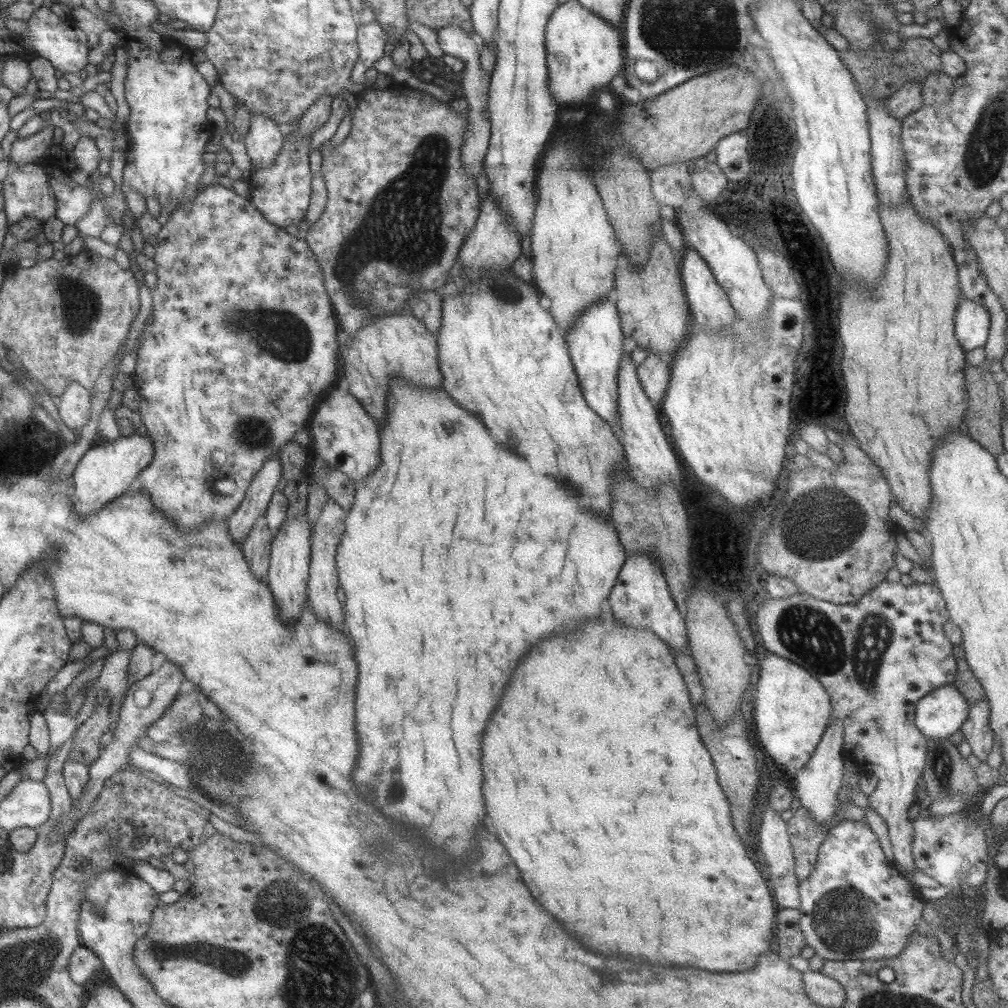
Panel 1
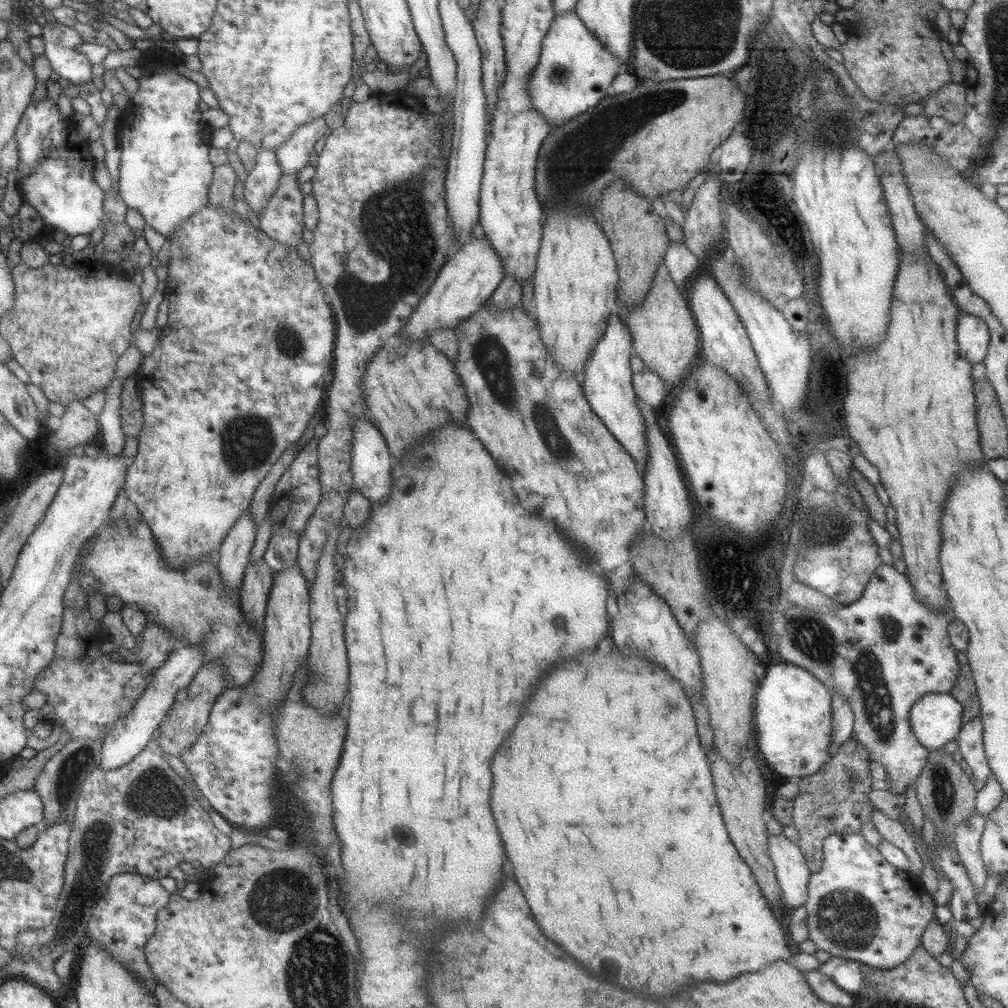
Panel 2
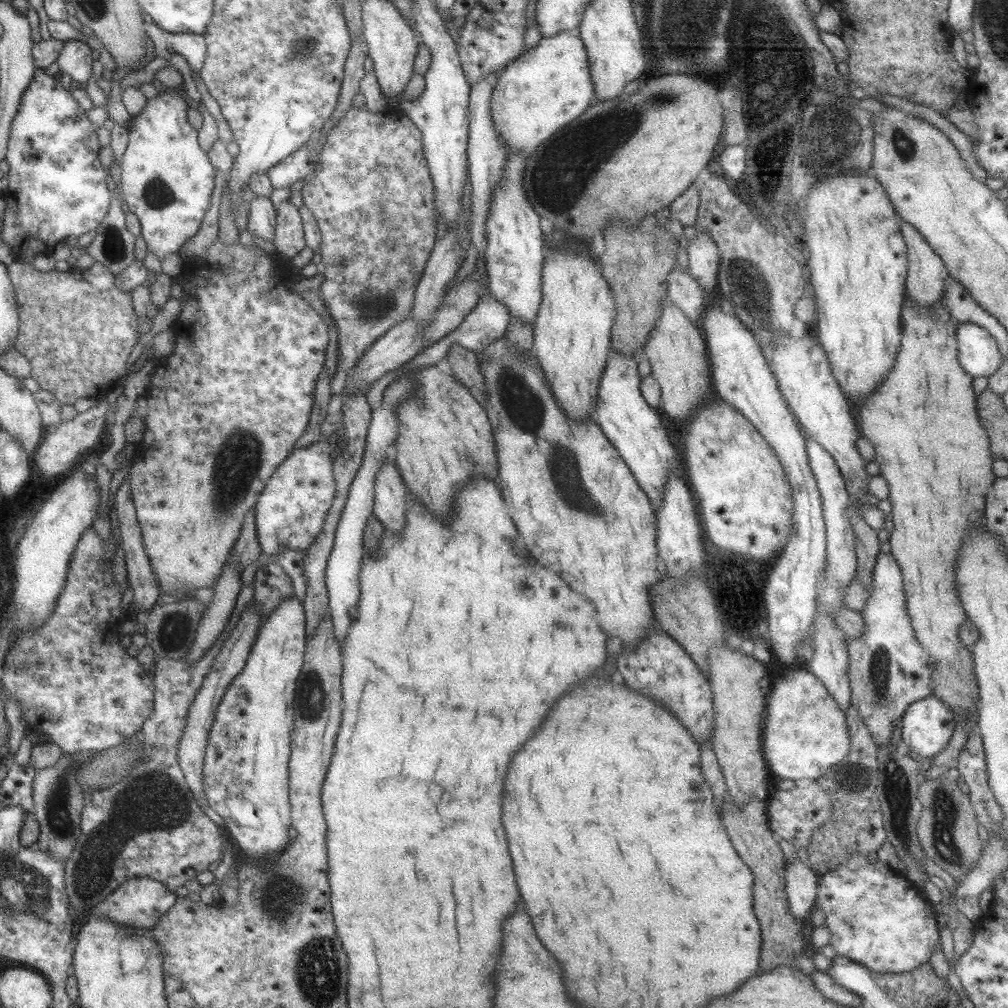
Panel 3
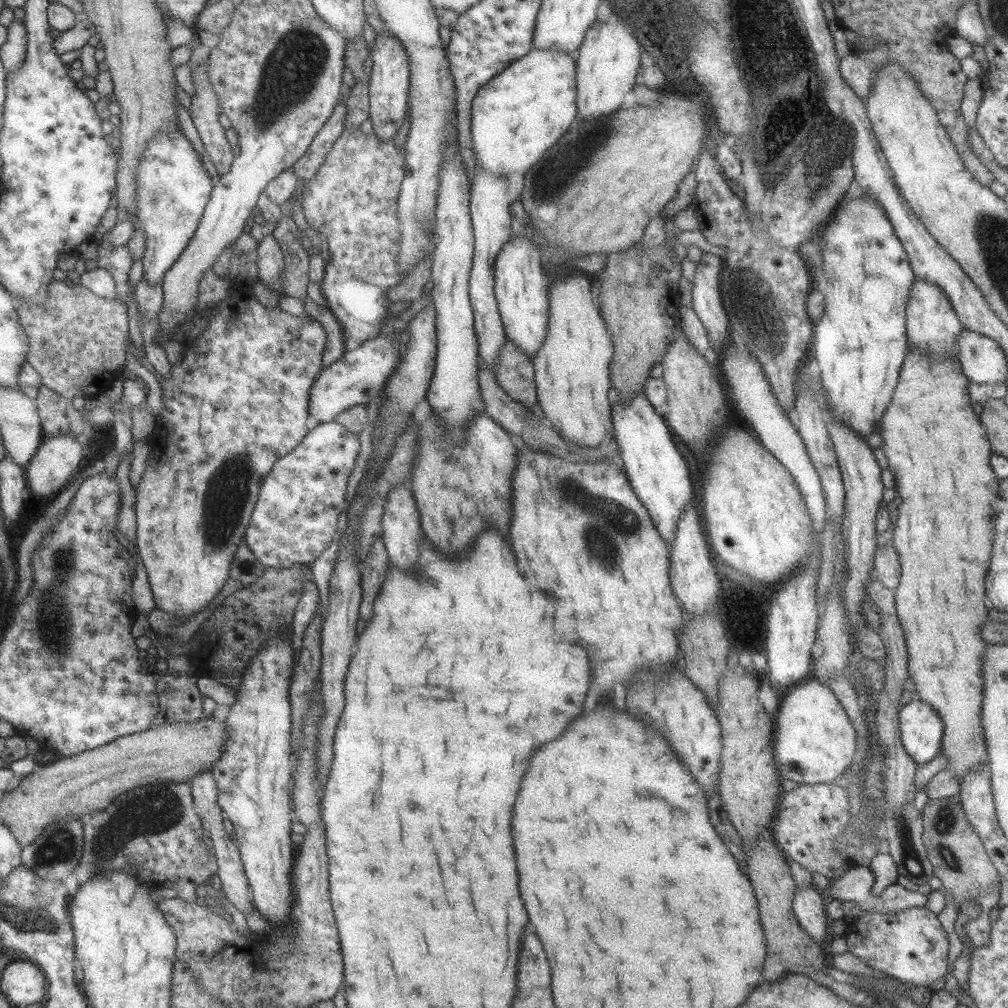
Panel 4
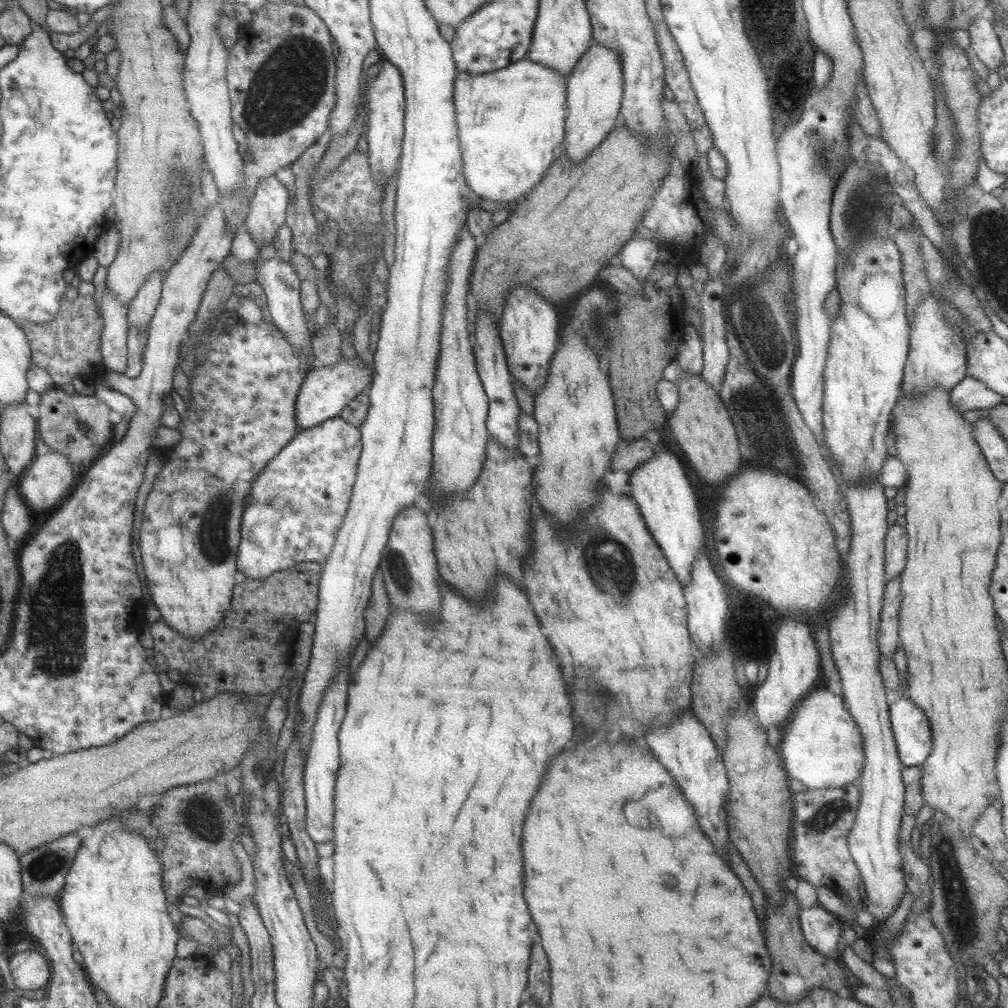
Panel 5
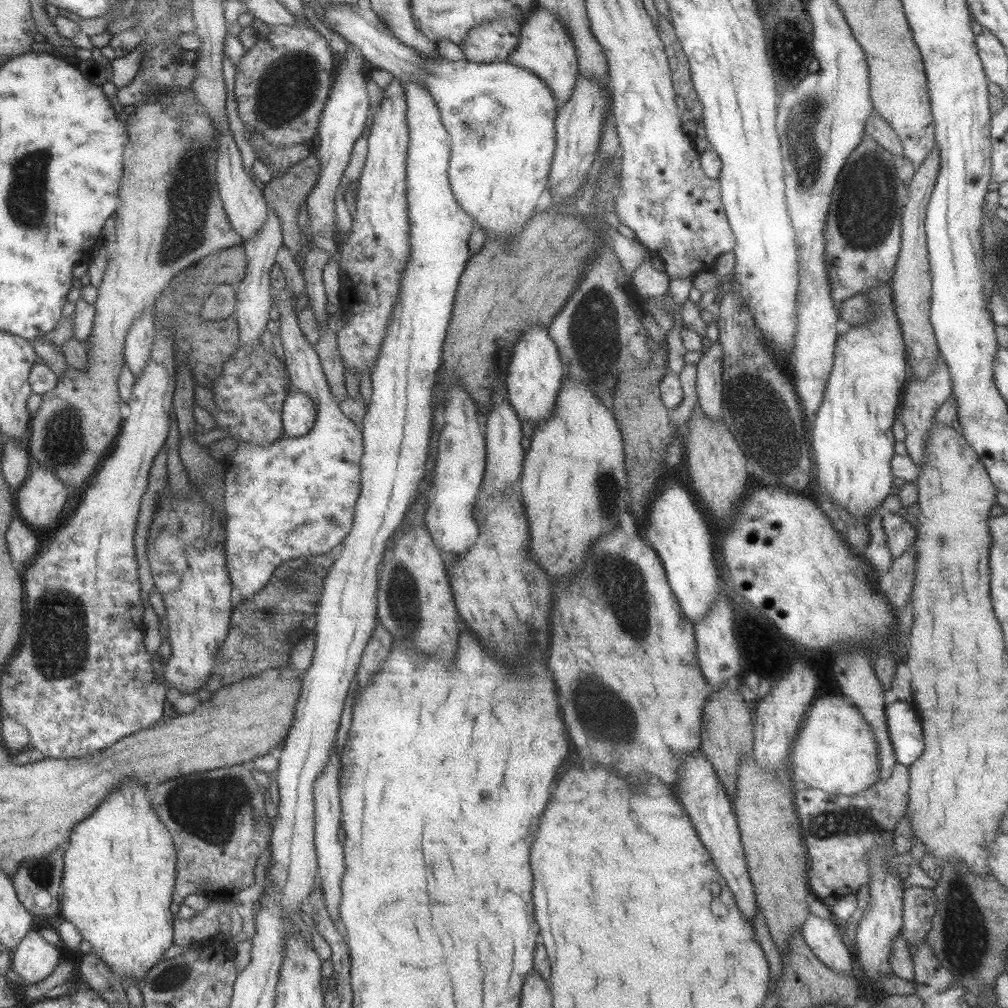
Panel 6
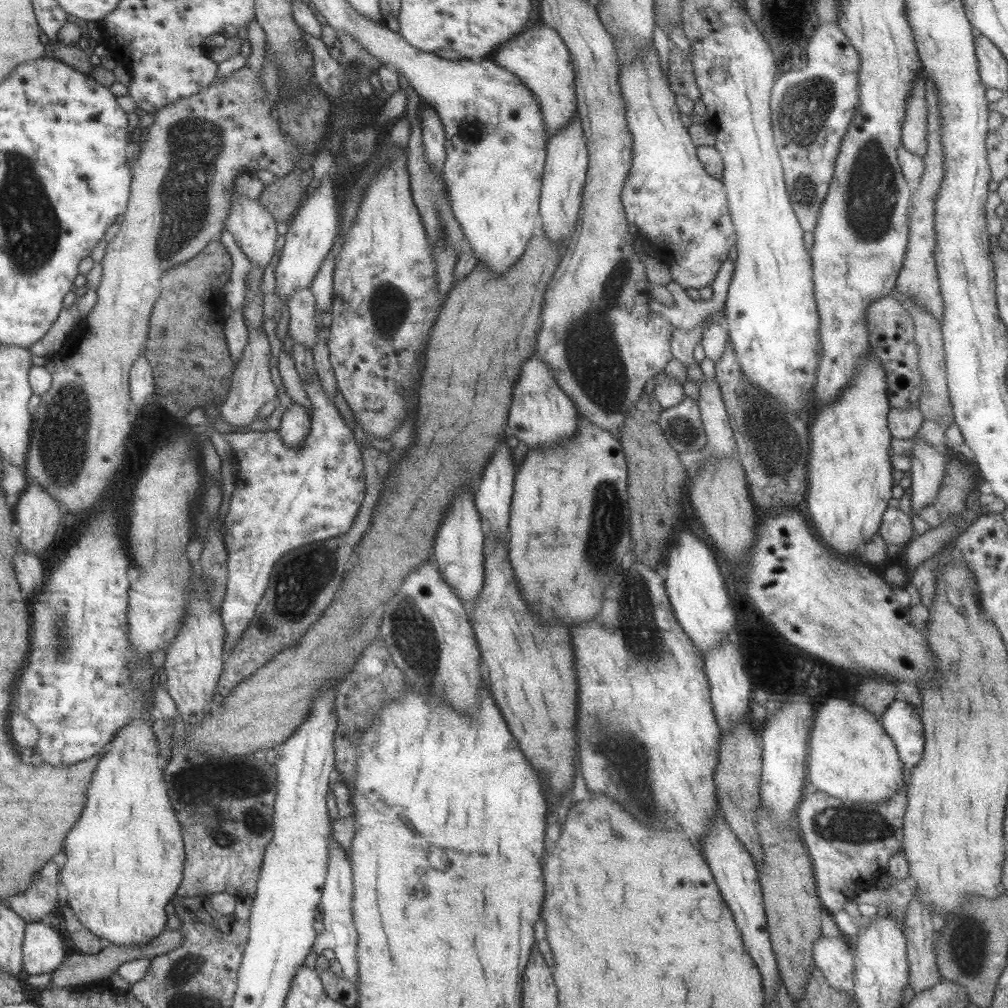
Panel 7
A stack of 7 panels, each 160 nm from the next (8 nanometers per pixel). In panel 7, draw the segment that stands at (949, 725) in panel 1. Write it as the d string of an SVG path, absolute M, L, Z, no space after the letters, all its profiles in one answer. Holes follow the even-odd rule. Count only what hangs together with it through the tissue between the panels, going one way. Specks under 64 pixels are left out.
M894 699L879 721L896 746L904 774L909 775L924 751L924 730L918 708L907 701Z

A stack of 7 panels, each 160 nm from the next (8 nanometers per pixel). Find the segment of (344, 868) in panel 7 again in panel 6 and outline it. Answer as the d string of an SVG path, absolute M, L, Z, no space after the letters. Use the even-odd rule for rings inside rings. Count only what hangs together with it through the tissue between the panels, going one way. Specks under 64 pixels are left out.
M334 743L334 748L332 748L332 753L330 754L330 759L327 761L327 764L325 765L324 771L314 780L313 783L313 800L314 800L314 845L315 845L315 852L317 855L317 860L318 860L318 878L319 878L319 884L321 884L321 893L323 893L323 902L325 902L325 911L327 911L327 915L329 915L329 919L335 923L335 925L342 926L341 918L339 916L339 902L341 902L341 888L339 888L339 884L341 884L341 877L343 877L344 873L344 852L342 849L342 843L339 842L337 839L337 830L339 830L339 825L341 822L342 814L340 811L340 796L339 796L339 791L338 791L338 779L339 775L338 770L339 770L339 761L337 761L337 755L336 750L335 750L335 743Z

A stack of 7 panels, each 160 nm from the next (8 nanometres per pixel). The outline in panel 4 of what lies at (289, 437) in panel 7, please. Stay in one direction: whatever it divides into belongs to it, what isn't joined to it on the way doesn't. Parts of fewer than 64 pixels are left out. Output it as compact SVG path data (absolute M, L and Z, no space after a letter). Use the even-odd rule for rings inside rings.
M392 332L389 335L379 334L367 339L354 350L344 350L335 362L322 367L314 378L308 390L307 413L319 423L331 422L343 410L377 401L378 392L384 388L387 378L392 374L401 356L397 345L395 332Z

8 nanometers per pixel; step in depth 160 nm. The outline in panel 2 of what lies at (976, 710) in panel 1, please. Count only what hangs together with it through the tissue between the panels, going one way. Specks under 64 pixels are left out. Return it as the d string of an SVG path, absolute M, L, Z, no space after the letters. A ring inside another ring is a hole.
M979 715L962 725L955 740L962 759L971 769L971 779L985 783L992 772L984 755Z

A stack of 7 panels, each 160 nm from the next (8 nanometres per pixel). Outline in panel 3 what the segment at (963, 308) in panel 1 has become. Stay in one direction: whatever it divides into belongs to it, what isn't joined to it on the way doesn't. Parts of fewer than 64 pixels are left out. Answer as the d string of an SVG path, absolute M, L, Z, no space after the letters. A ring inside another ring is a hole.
M972 322L956 326L958 361L972 378L991 376L1002 363L996 340L982 326Z

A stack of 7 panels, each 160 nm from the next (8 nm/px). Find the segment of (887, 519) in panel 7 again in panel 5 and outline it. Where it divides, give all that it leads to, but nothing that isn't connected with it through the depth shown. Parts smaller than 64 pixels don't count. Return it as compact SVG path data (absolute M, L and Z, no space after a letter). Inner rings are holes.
M894 523L886 529L887 532L884 537L885 582L900 575L906 563L907 552L905 527Z

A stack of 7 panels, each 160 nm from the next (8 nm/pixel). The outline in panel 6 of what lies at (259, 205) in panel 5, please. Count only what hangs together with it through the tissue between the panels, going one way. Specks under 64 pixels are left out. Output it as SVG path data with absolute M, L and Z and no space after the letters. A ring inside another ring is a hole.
M268 208L267 220L249 240L243 241L246 258L245 276L236 290L236 323L238 324L238 342L242 346L256 346L259 337L266 328L267 321L273 316L274 301L269 292L269 272L275 263L276 252L284 244L279 219Z

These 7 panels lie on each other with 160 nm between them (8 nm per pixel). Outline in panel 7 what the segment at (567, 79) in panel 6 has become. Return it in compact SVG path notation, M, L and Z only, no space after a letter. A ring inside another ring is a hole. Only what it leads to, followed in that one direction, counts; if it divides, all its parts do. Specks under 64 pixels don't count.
M536 20L496 48L490 58L501 69L516 76L535 97L542 116L542 125L545 127L545 140L578 116L571 58L562 38L552 28Z

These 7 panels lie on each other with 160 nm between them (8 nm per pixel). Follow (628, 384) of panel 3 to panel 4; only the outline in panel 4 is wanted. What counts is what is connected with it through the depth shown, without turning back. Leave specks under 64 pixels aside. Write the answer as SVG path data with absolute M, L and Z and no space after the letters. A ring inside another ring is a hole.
M638 392L625 403L611 399L611 428L612 440L617 443L618 456L633 492L646 508L659 537L671 545L675 539L678 518L691 502L693 486L687 464L675 450L670 429L662 416L651 407L643 392Z

